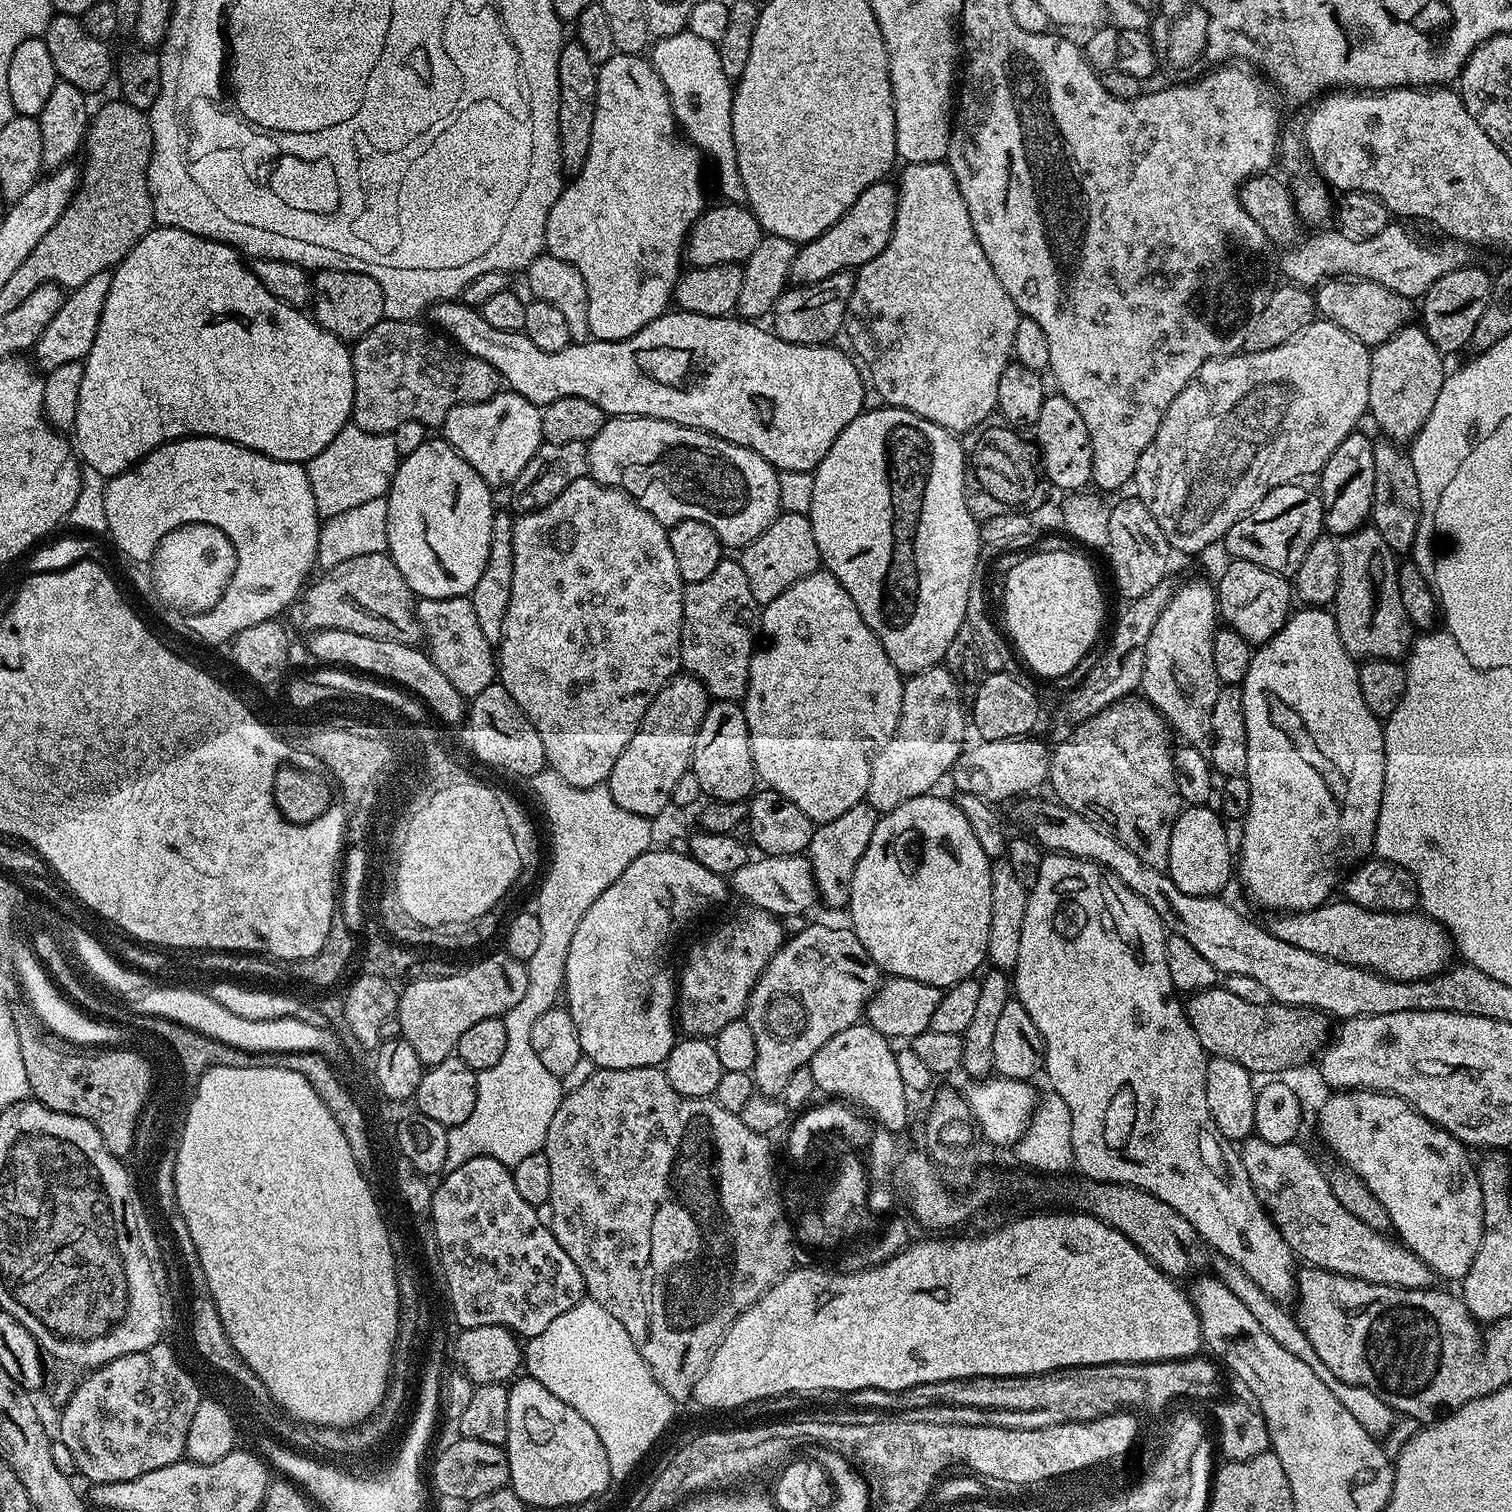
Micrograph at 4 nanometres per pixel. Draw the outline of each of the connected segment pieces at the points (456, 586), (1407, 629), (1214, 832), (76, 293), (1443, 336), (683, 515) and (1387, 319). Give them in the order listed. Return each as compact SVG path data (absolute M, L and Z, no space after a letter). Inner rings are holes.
M429 438L418 450L403 457L388 488L388 548L387 555L398 566L408 588L417 597L441 600L468 596L478 583L486 558L490 558L490 530L492 529L493 489L443 438Z
M1371 526L1339 537L1336 545L1340 581L1334 601L1334 615L1342 646L1346 646L1353 658L1399 661L1411 649L1414 629L1406 614L1406 606L1402 606L1402 594L1398 594L1400 570L1397 553L1386 546L1382 534Z
M1188 806L1172 821L1168 877L1186 894L1220 896L1228 879L1234 876L1234 848L1228 845L1228 832L1221 813L1212 806Z
M111 271L99 272L65 295L58 314L50 318L34 349L34 364L41 373L46 374L66 362L83 361L88 357L90 346L94 346L94 338L98 334L98 322L102 318L102 306L106 306L106 294L110 294L111 281Z
M1465 266L1450 270L1450 274L1442 274L1442 278L1424 293L1422 327L1439 352L1460 352L1471 345L1474 326L1478 326L1478 318L1482 318L1482 310L1486 310L1492 297L1492 281L1493 277L1487 276L1482 269Z
M613 416L605 419L602 430L588 443L588 471L593 480L608 488L619 488L632 497L659 524L671 526L683 520L706 522L718 534L725 549L744 549L754 542L782 509L778 498L778 472L754 450L726 442L708 432L687 428L649 416Z
M1332 277L1325 280L1315 291L1317 313L1325 320L1341 326L1370 348L1389 340L1411 320L1413 301L1406 296L1394 294L1384 286L1369 280L1353 280L1347 277Z

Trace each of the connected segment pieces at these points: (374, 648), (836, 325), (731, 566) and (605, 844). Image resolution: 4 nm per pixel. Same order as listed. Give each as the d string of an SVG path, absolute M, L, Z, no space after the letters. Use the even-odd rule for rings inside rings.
M322 630L311 633L307 637L308 652L316 660L321 660L324 666L343 666L356 674L367 674L384 682L391 682L401 689L407 690L427 709L433 717L436 716L444 724L456 724L465 719L466 700L450 686L450 678L434 666L427 651L411 644L370 638L366 634L354 634L350 630Z
M846 271L830 274L830 278L822 278L822 282L785 288L770 313L771 331L778 338L795 344L828 344L835 341L832 339L841 335L855 281L855 275Z
M736 558L720 559L707 578L685 587L680 662L687 675L702 682L713 701L743 701L748 689L752 653L758 644L756 632L758 636L761 611L754 594L750 594L746 570L742 570Z
M551 770L531 777L530 784L548 815L548 824L552 827L550 841L556 847L552 876L548 884L536 892L538 912L535 916L542 925L542 942L534 958L527 961L528 981L522 1002L503 1013L506 1050L502 1059L498 1066L482 1070L477 1075L478 1102L474 1102L470 1118L448 1129L449 1142L444 1164L448 1170L479 1156L494 1158L502 1166L511 1166L522 1162L522 1158L529 1154L544 1151L554 1110L558 1110L566 1093L561 1077L550 1074L550 1070L542 1066L538 1054L534 1054L530 1030L534 1030L534 1022L538 1022L546 1010L557 1007L561 999L566 954L570 954L574 930L578 930L578 922L582 922L586 910L598 902L598 894L614 883L618 874L622 874L622 870L626 870L634 858L649 851L654 844L651 819L622 810L606 786L575 788L560 780L558 774Z

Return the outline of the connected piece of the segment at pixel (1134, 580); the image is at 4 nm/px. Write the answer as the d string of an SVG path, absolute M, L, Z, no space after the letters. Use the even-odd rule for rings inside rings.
M1139 498L1132 500L1120 500L1117 504L1113 503L1110 507L1110 542L1106 549L1108 560L1112 563L1112 576L1116 579L1116 588L1124 595L1125 601L1136 600L1142 594L1150 594L1154 586L1158 586L1169 575L1168 555L1170 549L1166 542L1166 534L1162 534L1162 526L1154 522L1154 514L1146 510L1146 506Z

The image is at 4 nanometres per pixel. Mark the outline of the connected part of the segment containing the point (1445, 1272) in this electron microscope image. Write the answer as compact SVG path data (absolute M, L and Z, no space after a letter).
M1336 1090L1331 1095L1332 1097L1320 1108L1320 1132L1324 1135L1325 1142L1332 1147L1332 1152L1336 1155L1333 1157L1350 1170L1354 1170L1354 1174L1358 1174L1358 1178L1362 1178L1362 1182L1370 1186L1374 1198L1378 1198L1378 1202L1386 1206L1386 1214L1390 1214L1390 1222L1395 1235L1415 1256L1422 1258L1422 1262L1426 1262L1426 1266L1432 1269L1439 1279L1441 1276L1444 1280L1463 1281L1464 1275L1470 1270L1470 1262L1474 1262L1474 1254L1478 1254L1478 1242L1482 1242L1482 1190L1477 1165L1474 1160L1472 1164L1471 1158L1468 1157L1469 1149L1461 1144L1458 1138L1451 1136L1447 1130L1427 1120L1418 1109L1407 1104L1401 1096L1391 1096L1389 1092L1369 1092L1367 1090Z

